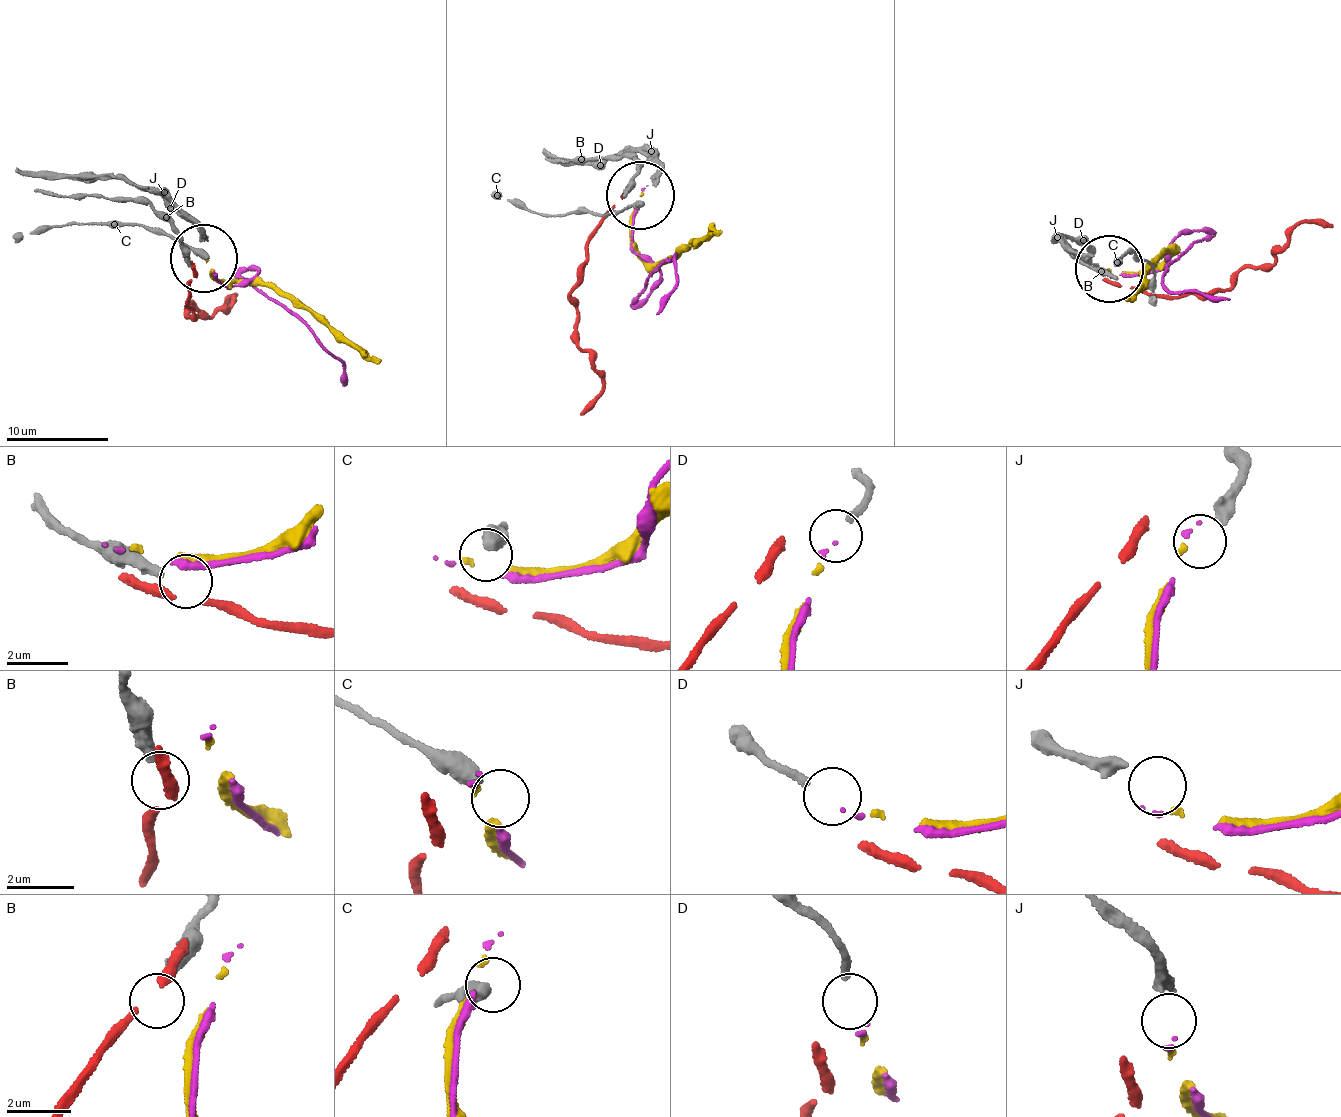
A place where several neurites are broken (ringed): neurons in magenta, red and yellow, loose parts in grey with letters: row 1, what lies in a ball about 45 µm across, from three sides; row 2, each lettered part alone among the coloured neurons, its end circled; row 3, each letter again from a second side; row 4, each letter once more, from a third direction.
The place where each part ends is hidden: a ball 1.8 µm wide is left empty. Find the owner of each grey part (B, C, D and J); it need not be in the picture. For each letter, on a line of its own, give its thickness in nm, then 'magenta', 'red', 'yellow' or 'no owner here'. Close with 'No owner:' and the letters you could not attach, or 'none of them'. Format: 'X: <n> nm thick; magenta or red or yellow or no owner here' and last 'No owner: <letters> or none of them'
B: 320 nm thick; no owner here
C: 500 nm thick; no owner here
D: 240 nm thick; magenta
J: 360 nm thick; yellow
No owner: B, C

